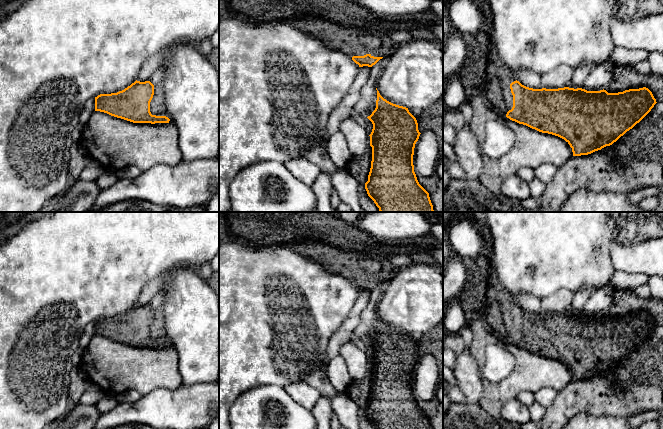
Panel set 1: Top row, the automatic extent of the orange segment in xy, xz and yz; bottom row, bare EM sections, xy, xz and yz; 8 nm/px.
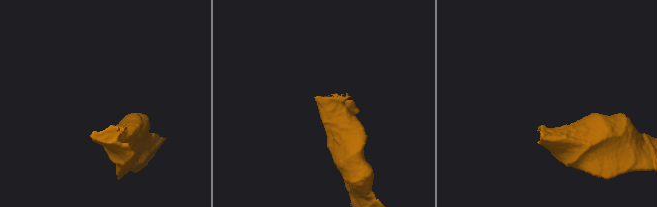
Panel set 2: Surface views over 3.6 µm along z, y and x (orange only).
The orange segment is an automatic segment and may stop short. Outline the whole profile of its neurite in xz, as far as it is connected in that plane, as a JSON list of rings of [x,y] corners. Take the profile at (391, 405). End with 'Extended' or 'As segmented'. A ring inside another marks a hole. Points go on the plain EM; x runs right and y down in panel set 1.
[[[377,314],[376,332],[367,341],[373,348],[370,360],[371,392],[365,413],[376,429],[432,429],[429,417],[419,408],[414,396],[413,379],[420,356],[408,332],[384,323]]]. As segmented

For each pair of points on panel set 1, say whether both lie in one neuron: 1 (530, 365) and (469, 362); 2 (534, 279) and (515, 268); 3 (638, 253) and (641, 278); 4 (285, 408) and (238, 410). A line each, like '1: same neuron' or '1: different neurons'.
1: different neurons
2: same neuron
3: different neurons
4: same neuron

